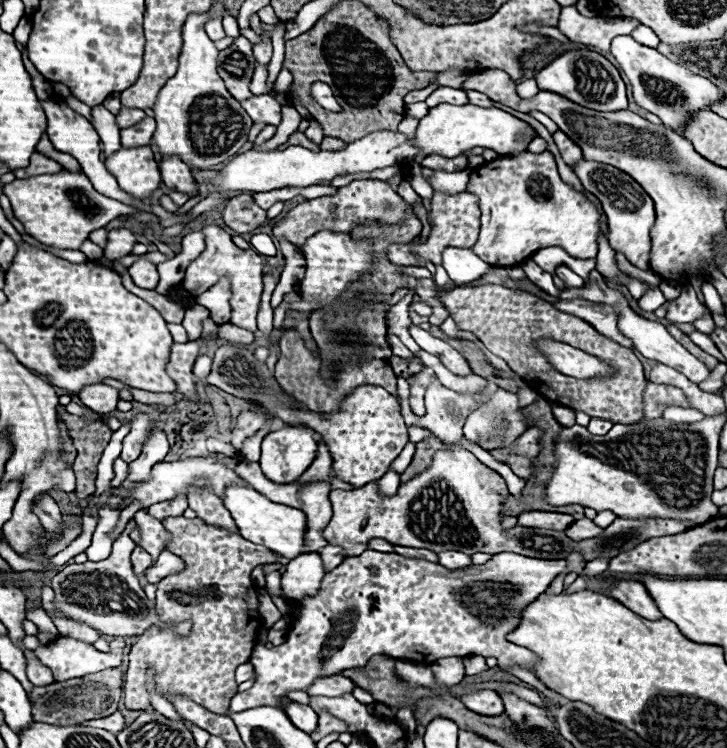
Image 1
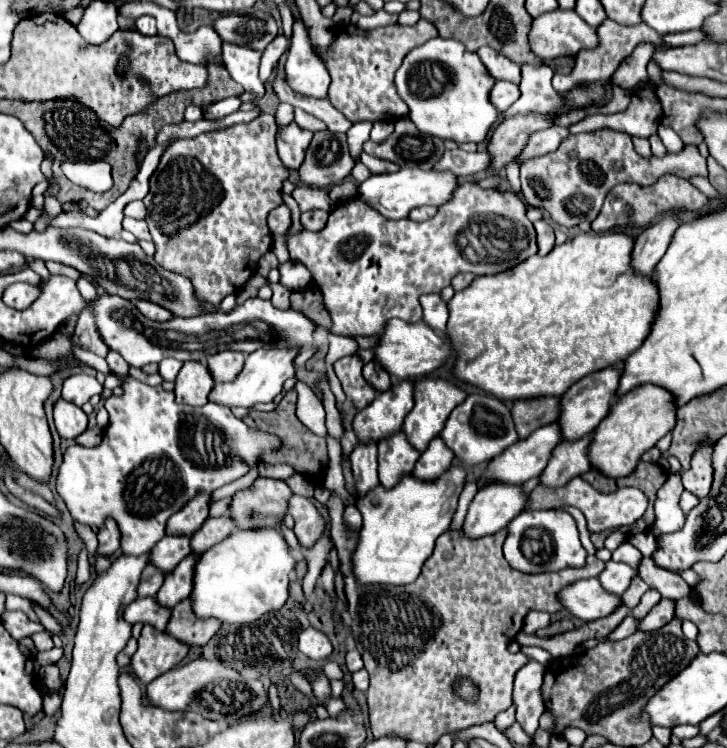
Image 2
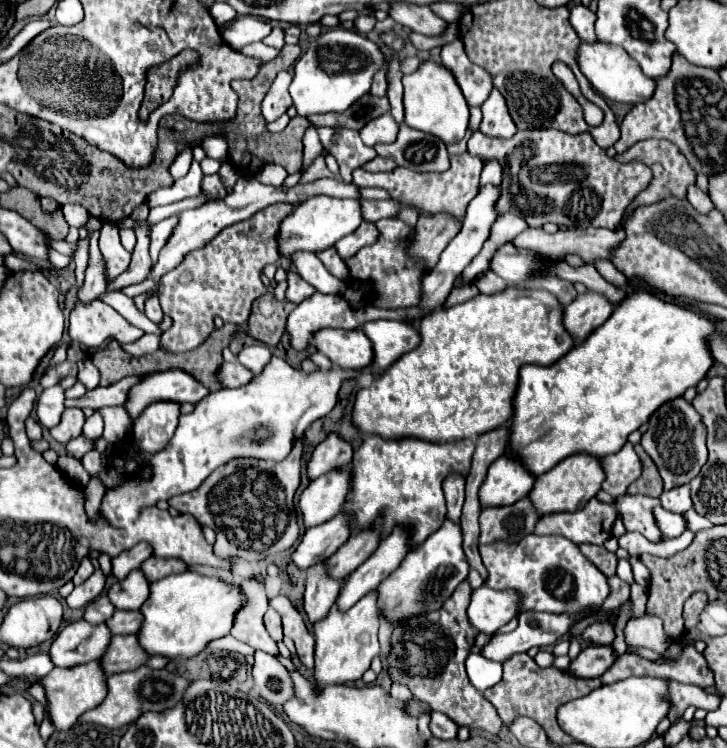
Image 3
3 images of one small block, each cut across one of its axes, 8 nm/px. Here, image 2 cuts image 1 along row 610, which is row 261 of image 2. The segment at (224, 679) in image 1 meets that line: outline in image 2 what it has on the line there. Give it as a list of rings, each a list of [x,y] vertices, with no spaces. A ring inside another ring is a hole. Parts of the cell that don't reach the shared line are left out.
[[[260,114],[250,124],[236,124],[208,136],[174,142],[164,150],[158,168],[150,176],[150,192],[144,198],[144,206],[146,222],[156,244],[154,260],[168,270],[188,276],[194,282],[198,298],[214,306],[246,284],[256,272],[254,262],[272,246],[266,216],[272,208],[284,204],[280,190],[288,178],[288,168],[284,168],[278,156],[274,134],[274,116]]]

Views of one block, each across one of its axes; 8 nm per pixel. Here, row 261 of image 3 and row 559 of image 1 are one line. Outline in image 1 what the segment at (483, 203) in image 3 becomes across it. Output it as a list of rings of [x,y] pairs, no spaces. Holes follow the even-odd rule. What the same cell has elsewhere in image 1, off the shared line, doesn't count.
[[[448,550],[448,552],[440,552],[438,554],[438,564],[442,564],[448,570],[456,570],[456,568],[470,566],[472,564],[472,558],[468,554],[462,554],[462,552]]]

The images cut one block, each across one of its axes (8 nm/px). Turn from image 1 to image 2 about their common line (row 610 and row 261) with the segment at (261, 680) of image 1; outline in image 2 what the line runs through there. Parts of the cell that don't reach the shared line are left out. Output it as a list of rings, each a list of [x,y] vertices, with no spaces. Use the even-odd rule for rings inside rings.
[[[464,182],[454,192],[454,198],[440,206],[438,214],[426,222],[412,222],[408,218],[384,220],[384,216],[380,216],[380,212],[376,212],[372,206],[364,204],[364,200],[350,198],[332,208],[324,230],[304,230],[290,236],[288,250],[290,260],[302,262],[310,270],[312,278],[314,274],[322,276],[322,286],[318,288],[322,290],[324,304],[334,320],[330,332],[340,336],[374,336],[384,332],[384,324],[388,324],[392,318],[420,322],[422,308],[418,306],[418,298],[450,286],[456,274],[500,274],[536,254],[538,246],[534,226],[526,218],[526,204],[518,194],[510,190],[484,190],[476,182]]]

